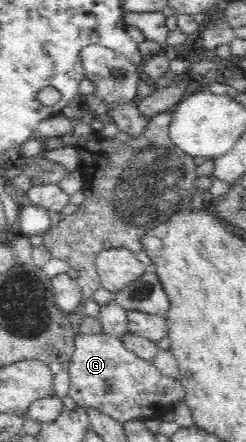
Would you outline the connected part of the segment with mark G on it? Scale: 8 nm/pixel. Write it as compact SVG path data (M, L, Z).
M106 332L90 335L79 333L75 336L75 350L70 359L68 373L71 379L69 395L78 406L86 409L94 408L122 423L144 418L160 420L166 411L172 411L178 403L182 403L186 399L185 387L179 379L165 376L153 364L153 361L146 361L138 357L126 349L120 338L108 335Z

